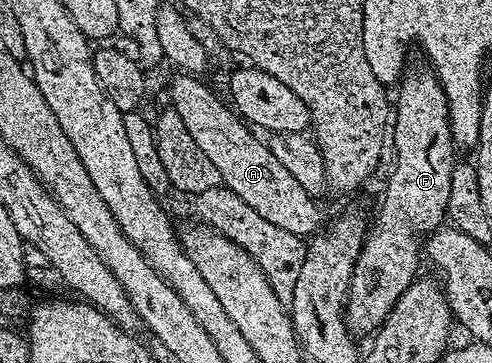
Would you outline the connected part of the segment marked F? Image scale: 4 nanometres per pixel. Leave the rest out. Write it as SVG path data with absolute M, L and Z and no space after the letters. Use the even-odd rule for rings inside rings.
M407 69L397 90L399 96L393 99L396 125L391 176L387 179L375 224L372 227L370 224L366 232L357 264L357 286L345 307L347 330L355 337L374 336L383 326L395 302L420 274L419 255L421 259L421 240L425 233L441 227L448 218L449 189L457 164L457 148L451 136L443 87L430 69Z

